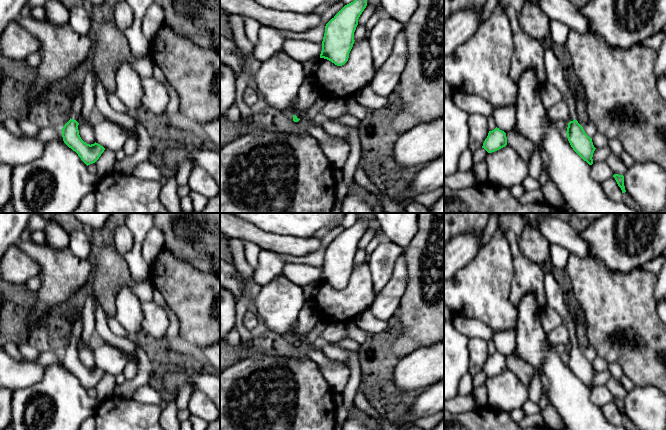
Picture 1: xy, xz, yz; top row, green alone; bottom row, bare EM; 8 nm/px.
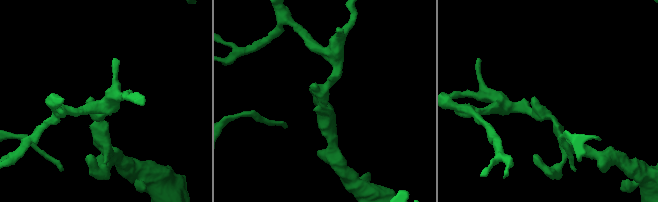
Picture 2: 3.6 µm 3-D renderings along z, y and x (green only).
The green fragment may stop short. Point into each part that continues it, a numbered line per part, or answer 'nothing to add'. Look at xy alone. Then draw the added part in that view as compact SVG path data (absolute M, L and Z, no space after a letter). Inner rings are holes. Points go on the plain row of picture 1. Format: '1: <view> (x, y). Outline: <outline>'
1: xy (77, 330). Outline: M79 316L73 325L70 342L73 344L77 344L77 340L81 338L82 333L83 333L82 316Z

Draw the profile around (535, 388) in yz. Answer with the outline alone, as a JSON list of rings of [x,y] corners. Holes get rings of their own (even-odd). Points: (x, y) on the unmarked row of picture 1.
[[[534,369],[534,374],[528,387],[528,395],[530,401],[539,404],[542,395],[542,384],[541,375],[538,370]]]

